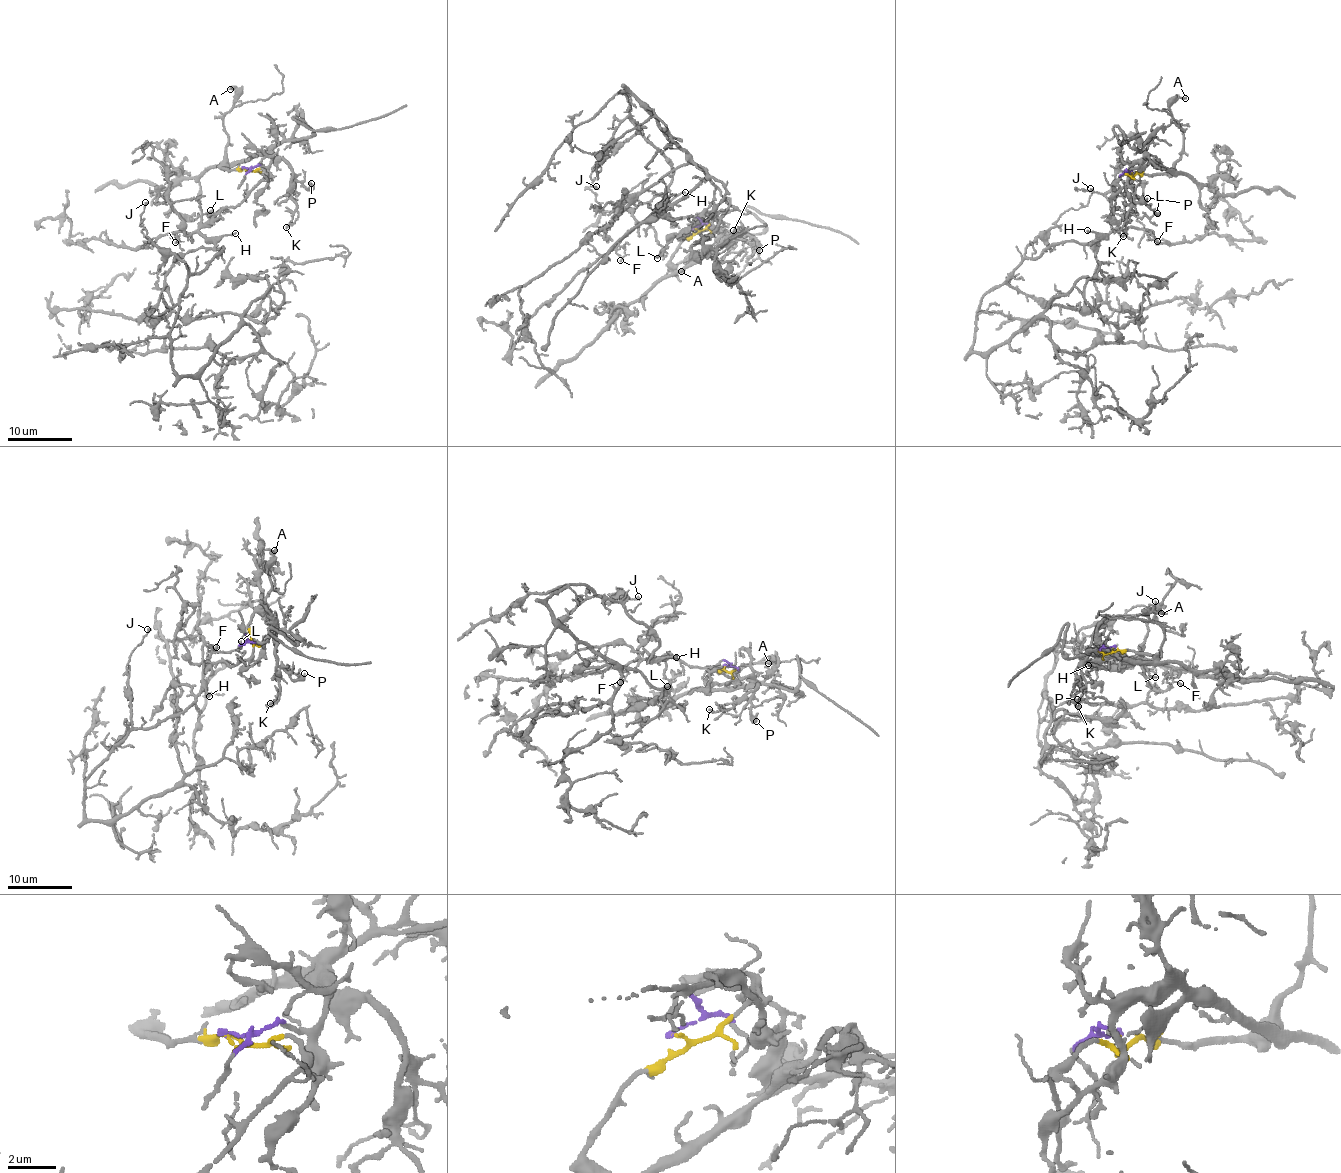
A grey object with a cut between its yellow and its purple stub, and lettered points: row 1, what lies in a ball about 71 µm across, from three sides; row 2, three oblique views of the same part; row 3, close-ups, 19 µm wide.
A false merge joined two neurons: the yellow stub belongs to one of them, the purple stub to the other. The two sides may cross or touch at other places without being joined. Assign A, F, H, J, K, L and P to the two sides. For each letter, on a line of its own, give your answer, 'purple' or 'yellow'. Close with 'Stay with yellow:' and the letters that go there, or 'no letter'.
A: yellow
F: yellow
H: yellow
J: yellow
K: purple
L: yellow
P: purple
Stay with yellow: A, F, H, J, L

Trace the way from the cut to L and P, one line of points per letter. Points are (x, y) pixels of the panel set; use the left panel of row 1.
L: (243, 169), (262, 170), (265, 174), (236, 206), (223, 207), (202, 221), (204, 214), (216, 213), (210, 210)
P: (243, 169), (266, 167), (273, 155), (281, 156), (306, 189), (310, 183)

